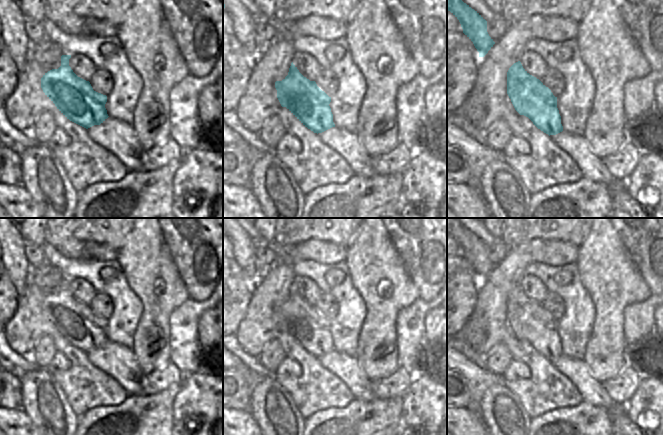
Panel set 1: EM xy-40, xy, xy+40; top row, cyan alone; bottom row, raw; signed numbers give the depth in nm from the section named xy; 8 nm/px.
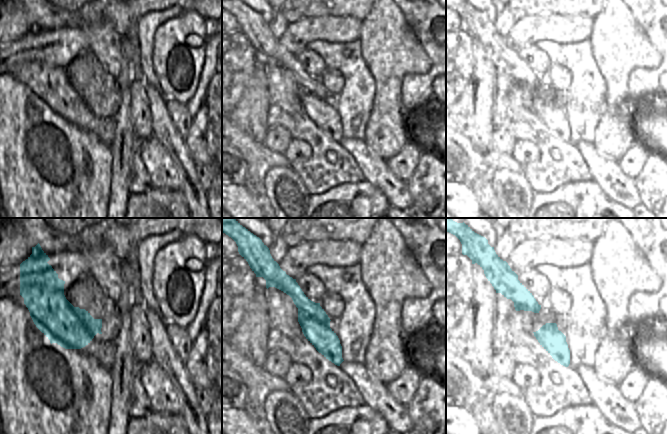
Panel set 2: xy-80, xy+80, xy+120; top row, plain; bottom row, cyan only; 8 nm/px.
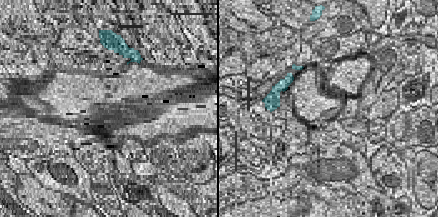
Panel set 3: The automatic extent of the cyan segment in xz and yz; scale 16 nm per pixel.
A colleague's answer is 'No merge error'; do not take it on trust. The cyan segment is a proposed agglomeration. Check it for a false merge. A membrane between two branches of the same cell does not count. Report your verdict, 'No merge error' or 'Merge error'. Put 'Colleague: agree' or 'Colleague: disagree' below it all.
Merge error
Colleague: disagree

